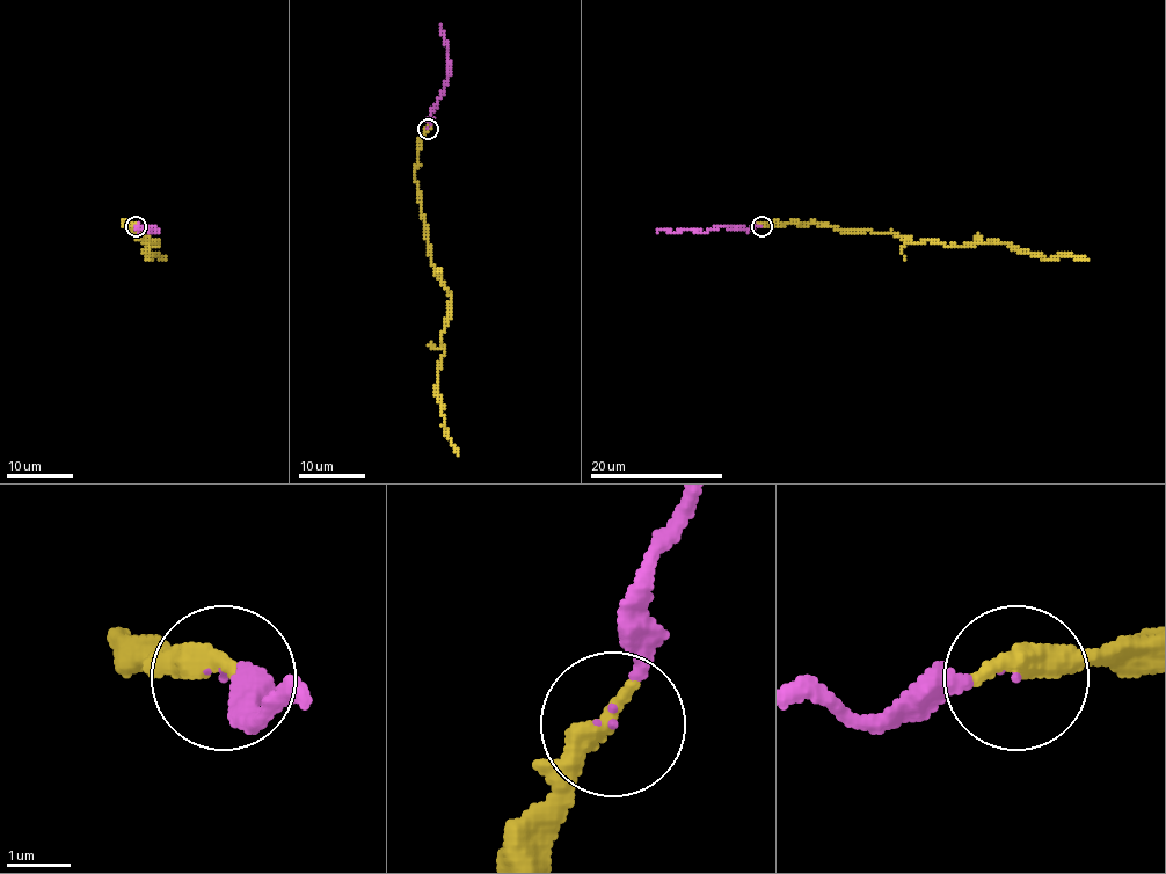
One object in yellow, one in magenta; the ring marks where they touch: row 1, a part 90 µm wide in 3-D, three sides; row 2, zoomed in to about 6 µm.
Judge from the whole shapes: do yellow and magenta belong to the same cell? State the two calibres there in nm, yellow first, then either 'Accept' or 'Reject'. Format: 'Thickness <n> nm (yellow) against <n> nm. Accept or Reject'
Thickness 440 nm (yellow) against 40 nm. Accept

